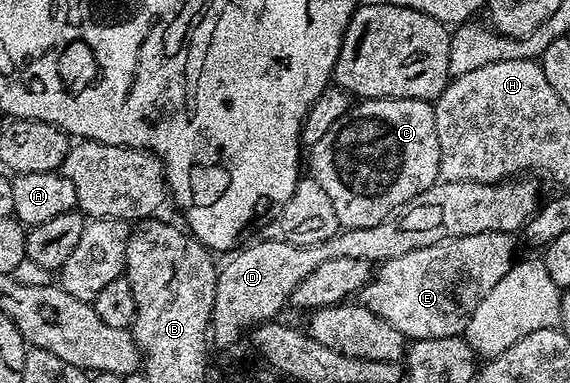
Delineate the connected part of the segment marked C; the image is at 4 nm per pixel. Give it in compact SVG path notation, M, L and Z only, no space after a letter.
M364 99L355 102L348 109L348 113L344 113L344 117L340 117L340 121L336 121L336 125L332 125L332 129L328 129L328 133L324 133L324 137L320 137L320 141L316 141L316 145L309 148L308 154L310 154L309 174L328 193L333 202L333 208L336 209L336 217L343 228L380 225L380 221L384 221L384 217L388 217L393 211L400 209L400 205L412 201L412 197L424 193L424 189L439 182L440 141L436 138L436 117L434 116L433 102L425 99Z

